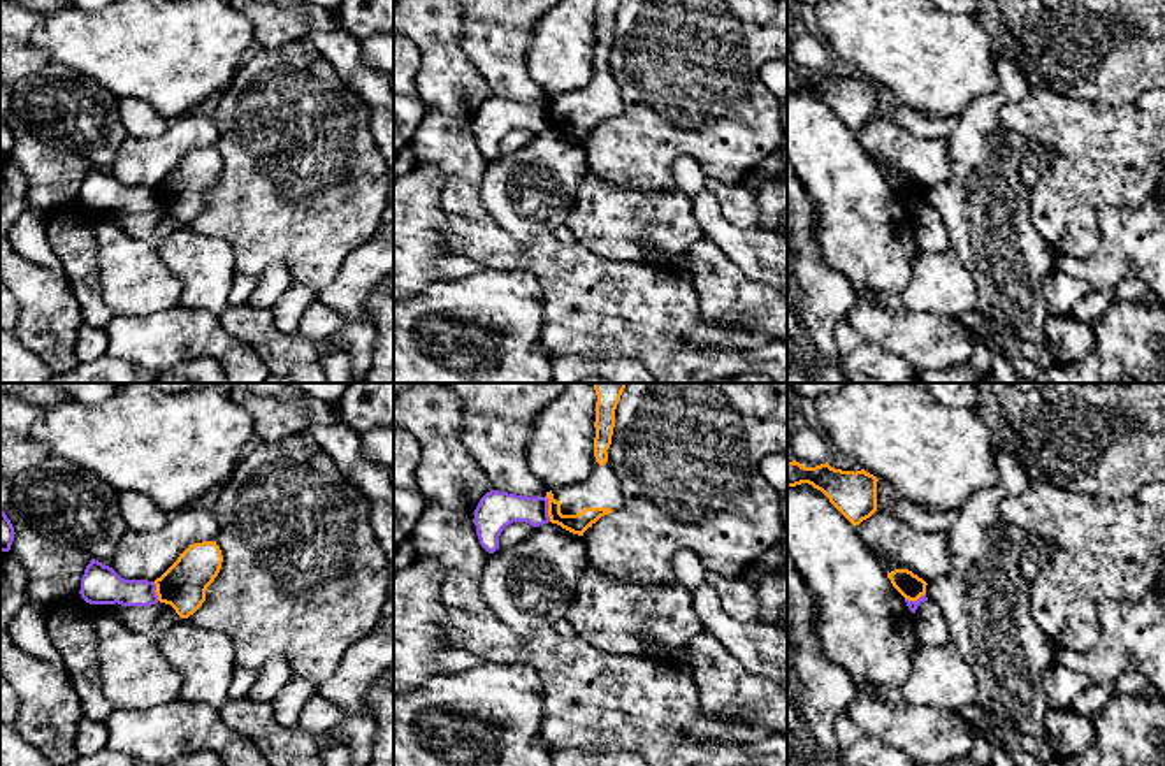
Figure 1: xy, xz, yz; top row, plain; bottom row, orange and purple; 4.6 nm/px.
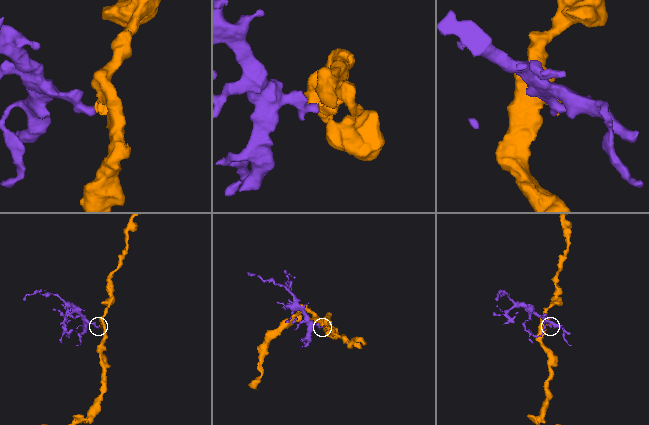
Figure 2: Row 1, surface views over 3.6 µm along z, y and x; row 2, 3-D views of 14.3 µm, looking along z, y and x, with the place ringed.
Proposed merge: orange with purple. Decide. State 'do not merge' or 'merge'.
do not merge

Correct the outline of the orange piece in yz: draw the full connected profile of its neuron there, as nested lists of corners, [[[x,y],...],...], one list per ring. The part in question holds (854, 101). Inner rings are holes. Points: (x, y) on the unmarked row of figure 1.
[[[787,69],[787,93],[808,90],[821,97],[854,134],[877,118],[877,88],[865,76],[854,79],[828,69],[815,74]]]

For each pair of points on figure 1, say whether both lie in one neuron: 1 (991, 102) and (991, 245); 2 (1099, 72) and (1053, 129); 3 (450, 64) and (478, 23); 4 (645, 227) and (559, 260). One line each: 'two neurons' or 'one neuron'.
1: one neuron
2: two neurons
3: two neurons
4: two neurons

